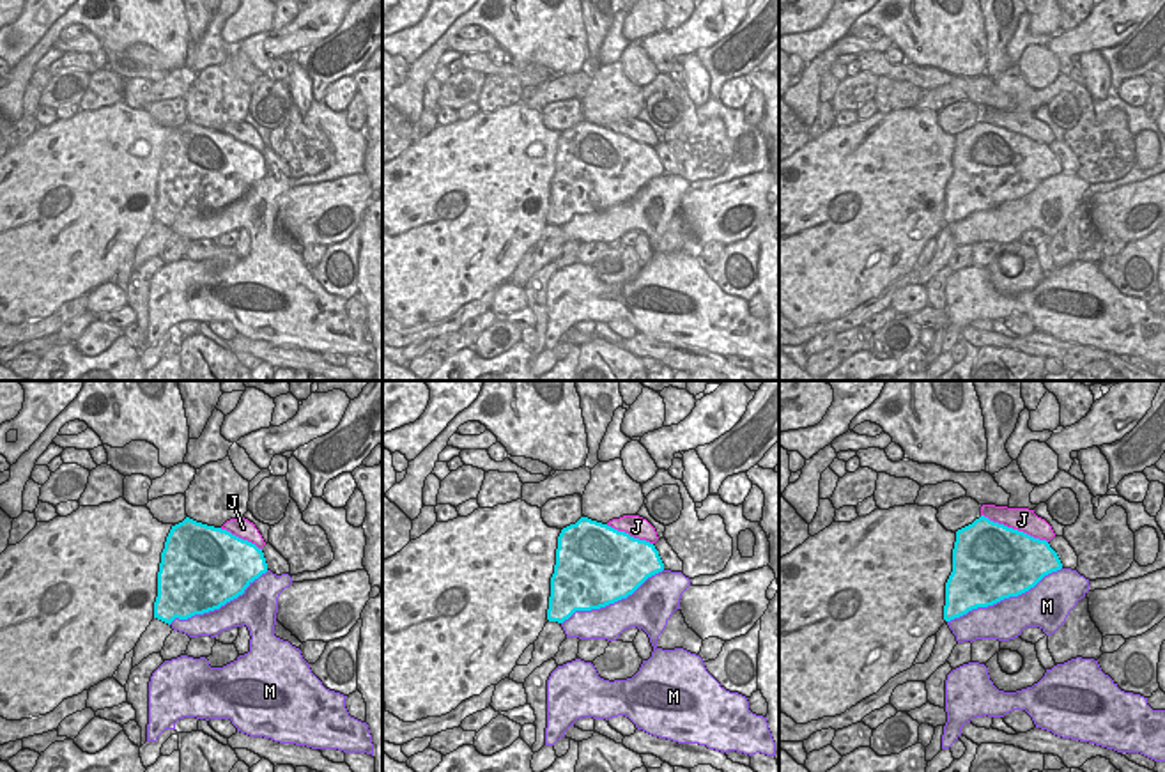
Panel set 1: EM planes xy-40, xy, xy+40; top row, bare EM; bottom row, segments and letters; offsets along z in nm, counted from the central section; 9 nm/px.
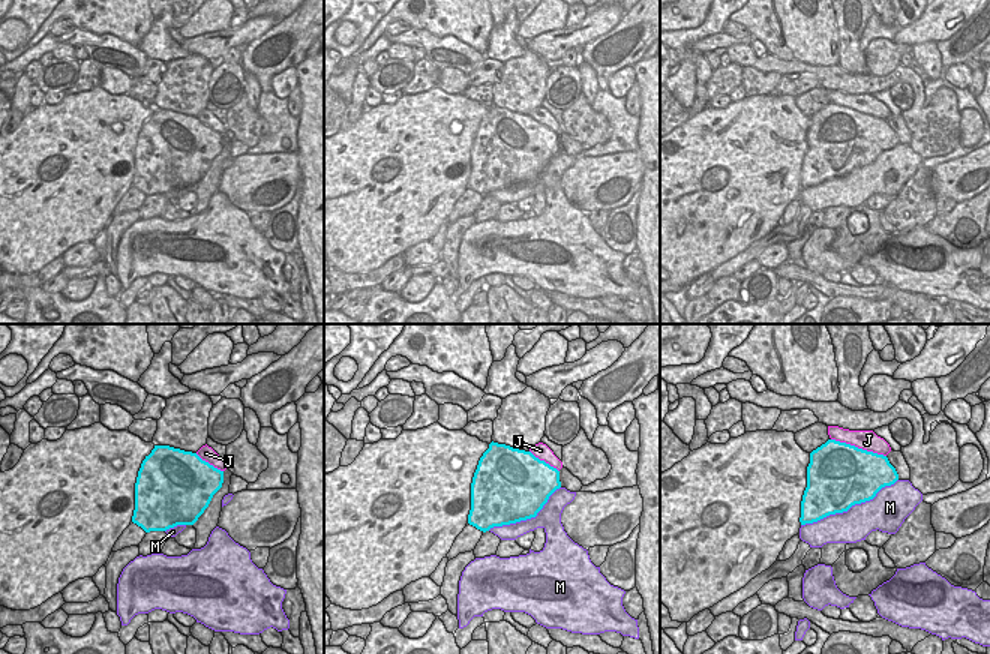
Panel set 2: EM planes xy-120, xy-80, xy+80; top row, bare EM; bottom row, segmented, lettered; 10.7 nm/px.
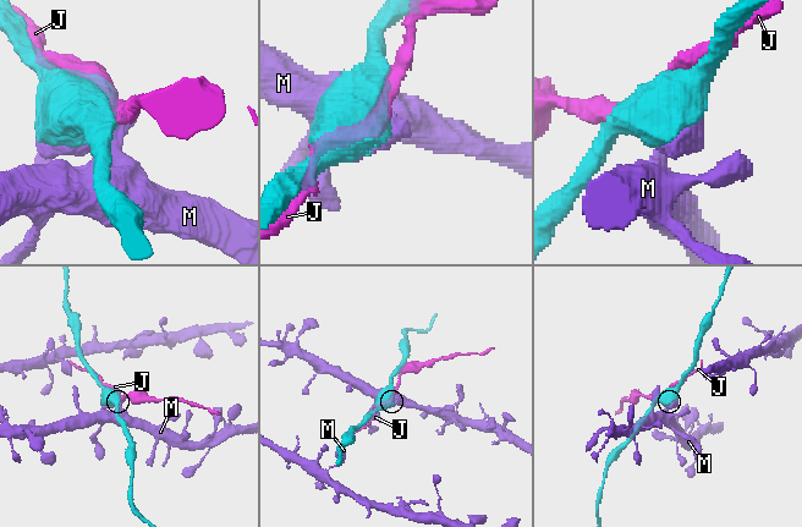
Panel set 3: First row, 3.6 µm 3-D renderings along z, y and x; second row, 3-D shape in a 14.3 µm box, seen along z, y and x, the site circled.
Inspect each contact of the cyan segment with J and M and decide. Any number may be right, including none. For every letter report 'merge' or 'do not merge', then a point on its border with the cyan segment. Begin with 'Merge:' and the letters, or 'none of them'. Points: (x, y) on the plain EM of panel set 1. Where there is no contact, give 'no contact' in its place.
Merge: none of them
J: do not merge | xy+40 (1015, 133)
M: do not merge | xy+40 (1004, 200)

